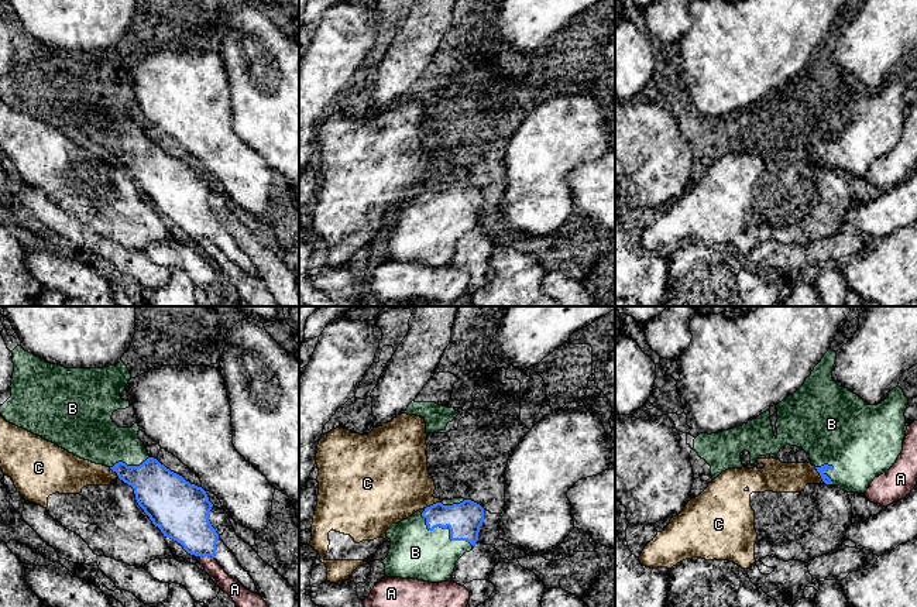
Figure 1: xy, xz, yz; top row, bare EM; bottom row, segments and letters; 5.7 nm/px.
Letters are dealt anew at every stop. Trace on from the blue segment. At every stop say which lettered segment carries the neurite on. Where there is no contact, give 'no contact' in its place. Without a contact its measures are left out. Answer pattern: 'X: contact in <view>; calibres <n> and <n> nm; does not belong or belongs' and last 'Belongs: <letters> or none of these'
A: contact in xy; calibres 280 and 100 nm; does not belong
B: contact in xz; calibres 190 and 300 nm; belongs
C: contact in yz; calibres 50 and 180 nm; does not belong
Belongs: B

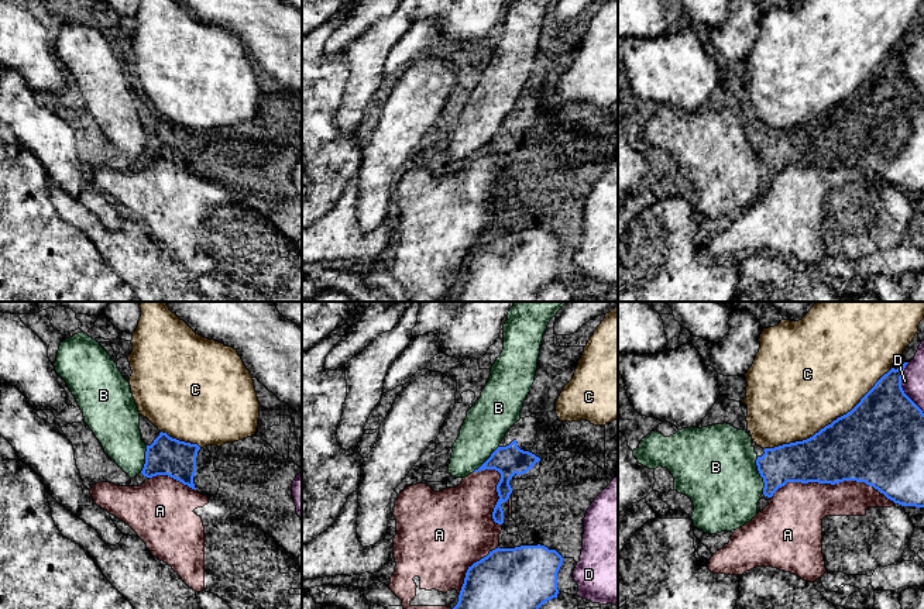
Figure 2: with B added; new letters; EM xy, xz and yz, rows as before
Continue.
A: contact in xz; calibres 170 and 340 nm; does not belong
B: contact in yz; calibres 240 and 440 nm; does not belong
C: contact in yz; calibres 420 and 500 nm; does not belong
D: contact in yz; calibres 440 and 130 nm; does not belong
Belongs: none of these

